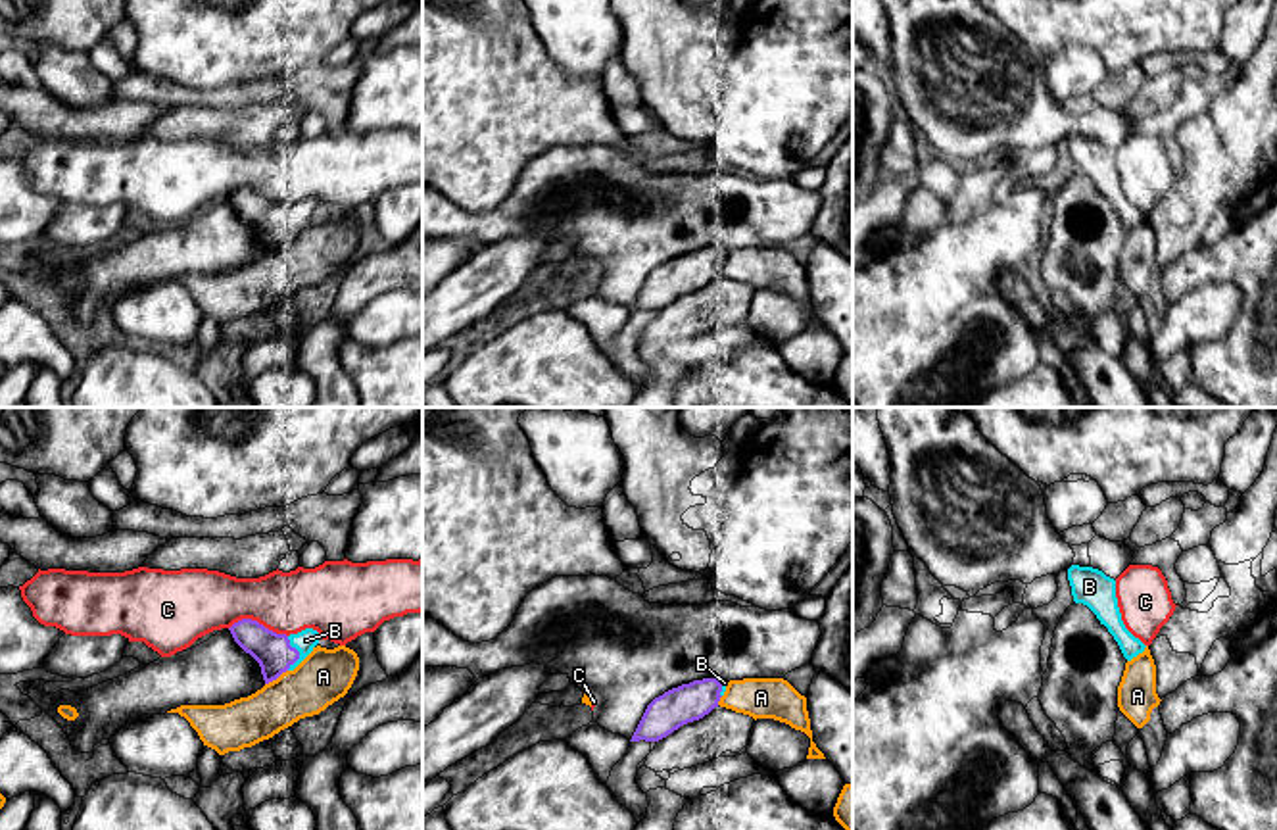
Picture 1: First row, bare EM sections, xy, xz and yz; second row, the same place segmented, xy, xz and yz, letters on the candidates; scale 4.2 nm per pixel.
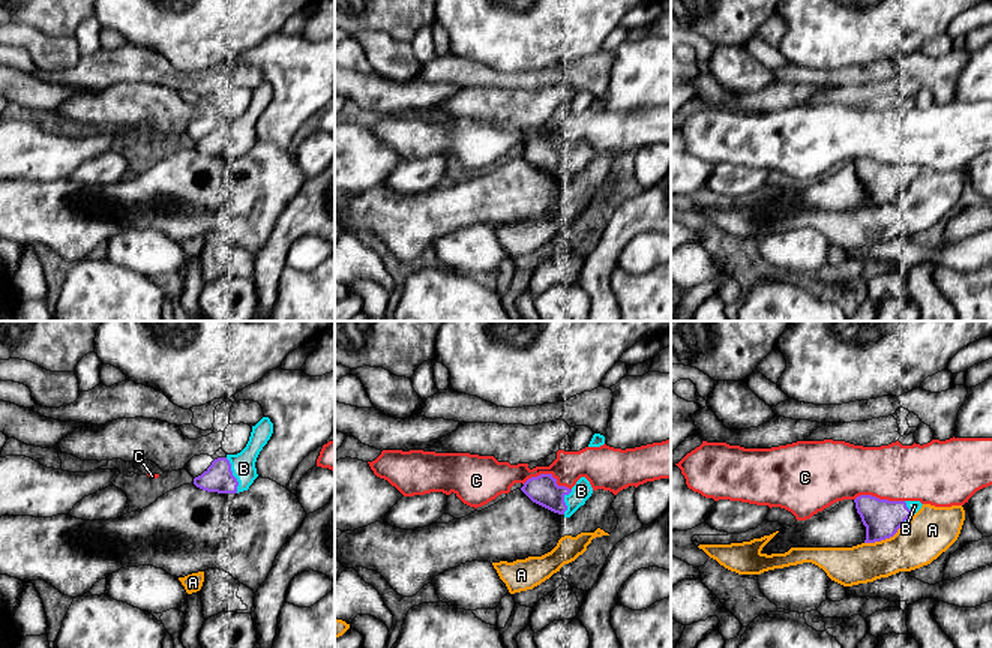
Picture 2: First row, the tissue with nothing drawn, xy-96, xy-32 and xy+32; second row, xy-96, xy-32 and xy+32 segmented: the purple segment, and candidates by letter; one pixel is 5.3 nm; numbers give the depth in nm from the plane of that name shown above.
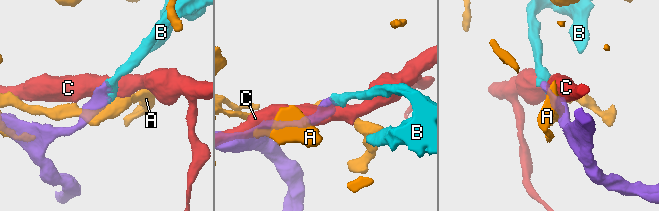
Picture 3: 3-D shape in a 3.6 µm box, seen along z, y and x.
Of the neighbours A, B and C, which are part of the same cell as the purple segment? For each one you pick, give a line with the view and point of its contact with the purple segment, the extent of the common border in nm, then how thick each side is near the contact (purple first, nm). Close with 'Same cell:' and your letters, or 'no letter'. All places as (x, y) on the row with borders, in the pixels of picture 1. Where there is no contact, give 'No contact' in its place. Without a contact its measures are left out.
B: Touches purple at xy (298, 654). Shared border 140 nm. Thickness 160 nm (purple) against 90 nm
Same cell: B

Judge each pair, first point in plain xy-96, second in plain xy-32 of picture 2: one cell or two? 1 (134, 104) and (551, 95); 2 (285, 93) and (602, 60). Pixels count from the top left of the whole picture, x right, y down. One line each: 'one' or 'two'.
1: one
2: two

